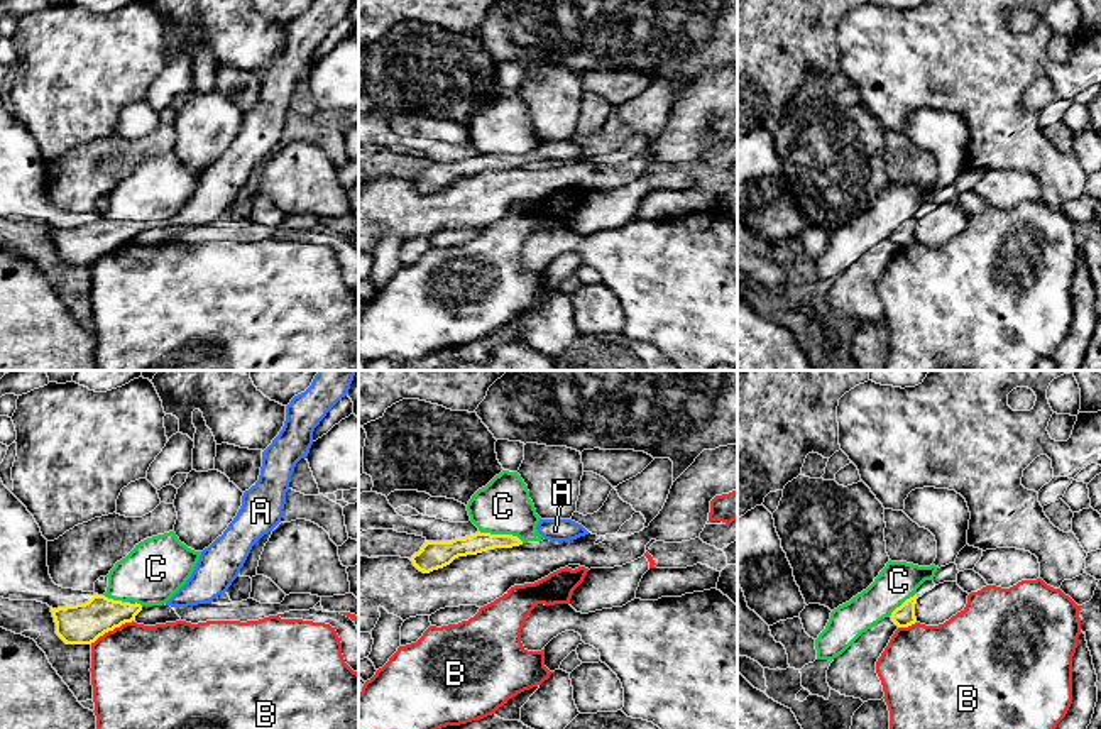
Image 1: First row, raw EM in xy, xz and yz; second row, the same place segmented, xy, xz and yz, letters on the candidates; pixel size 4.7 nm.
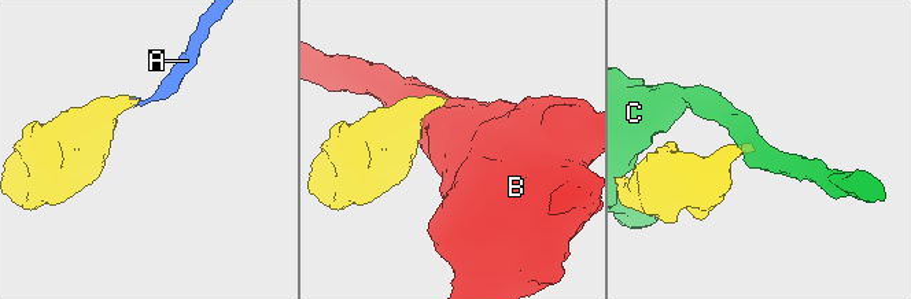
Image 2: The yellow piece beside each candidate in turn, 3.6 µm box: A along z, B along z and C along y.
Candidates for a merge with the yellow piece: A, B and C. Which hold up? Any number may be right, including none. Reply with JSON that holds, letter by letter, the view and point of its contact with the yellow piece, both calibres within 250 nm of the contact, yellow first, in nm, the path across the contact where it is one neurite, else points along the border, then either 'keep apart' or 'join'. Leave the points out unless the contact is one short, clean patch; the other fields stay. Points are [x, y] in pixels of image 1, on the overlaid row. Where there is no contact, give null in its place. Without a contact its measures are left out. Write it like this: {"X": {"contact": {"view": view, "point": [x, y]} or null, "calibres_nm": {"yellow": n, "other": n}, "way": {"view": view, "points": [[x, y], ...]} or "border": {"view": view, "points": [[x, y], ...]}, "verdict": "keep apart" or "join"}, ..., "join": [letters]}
{"A": {"contact": {"view": "xy", "point": [132, 604]}, "calibres_nm": {"yellow": 190, "other": 20}, "way": {"view": "xy", "points": [[85, 623], [132, 604], [129, 601]]}, "verdict": "join"}, "B": {"contact": {"view": "xy", "point": [110, 630]}, "calibres_nm": {"yellow": 190, "other": 460}, "verdict": "keep apart"}, "C": {"contact": {"view": "xz", "point": [501, 535]}, "calibres_nm": {"yellow": 100, "other": 260}, "border": {"view": "xz", "points": [[479, 530], [516, 535], [523, 542]]}, "verdict": "keep apart"}, "join": ["A"]}

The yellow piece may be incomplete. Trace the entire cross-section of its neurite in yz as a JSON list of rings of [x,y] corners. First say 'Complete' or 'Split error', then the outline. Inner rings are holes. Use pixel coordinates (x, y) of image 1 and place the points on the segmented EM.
Complete. [[[917,595],[907,599],[900,607],[896,607],[891,612],[890,617],[898,628],[908,628],[917,622],[917,617],[915,617],[917,599],[918,599]]]

